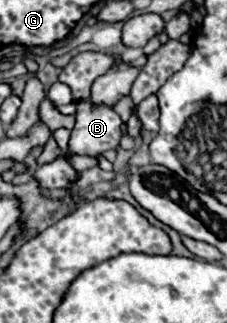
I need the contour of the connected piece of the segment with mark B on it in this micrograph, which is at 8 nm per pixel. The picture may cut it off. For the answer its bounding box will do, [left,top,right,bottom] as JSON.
[68,100,122,154]

